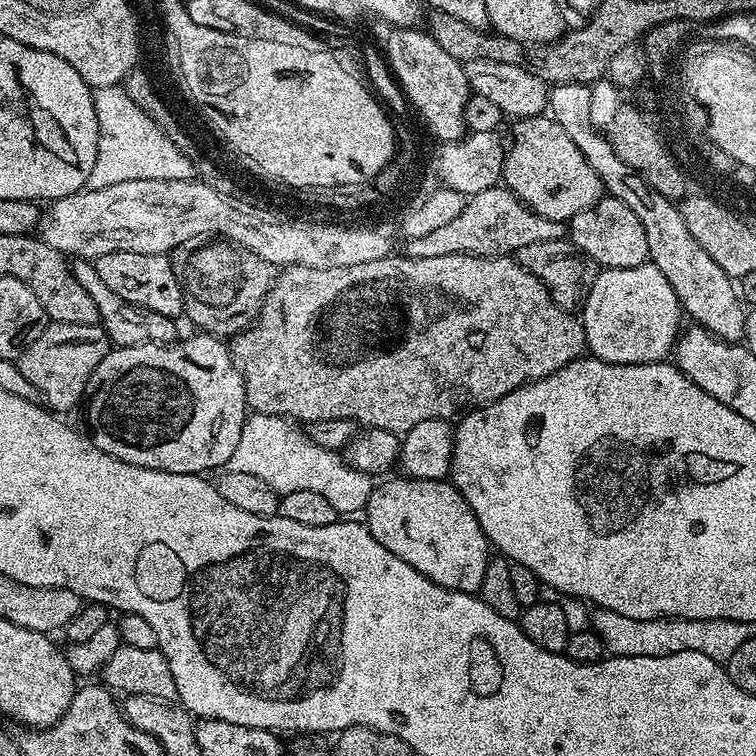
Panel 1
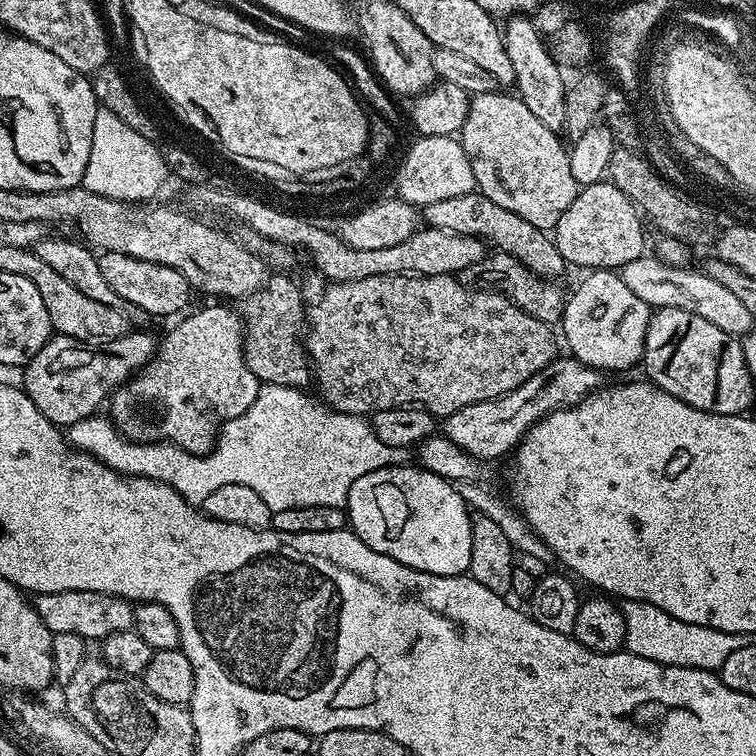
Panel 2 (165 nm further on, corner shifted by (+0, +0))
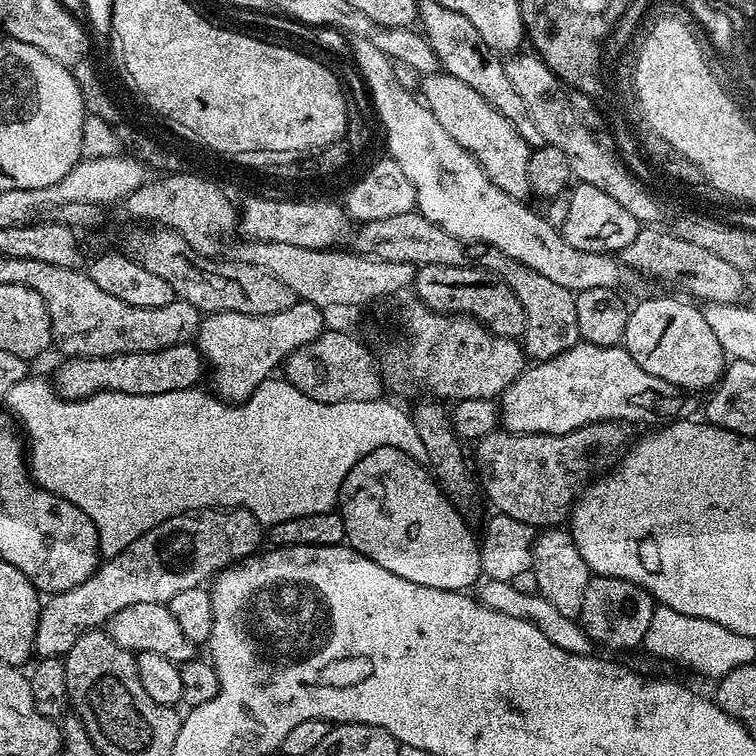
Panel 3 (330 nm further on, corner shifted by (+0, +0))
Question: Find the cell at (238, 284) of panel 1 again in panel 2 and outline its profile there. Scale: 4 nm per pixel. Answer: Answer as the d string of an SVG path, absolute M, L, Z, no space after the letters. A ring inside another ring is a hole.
M288 274L269 275L266 286L259 288L254 294L245 296L238 311L244 321L244 357L246 366L250 366L250 374L254 374L261 384L277 384L301 390L307 389L314 380L310 367L305 341L302 333L306 328L306 303L300 297L300 288L288 277Z

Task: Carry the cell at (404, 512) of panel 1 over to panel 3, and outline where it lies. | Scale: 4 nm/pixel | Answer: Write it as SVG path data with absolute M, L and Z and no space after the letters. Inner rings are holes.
M379 448L366 454L366 458L358 461L350 474L346 474L340 495L347 543L354 551L378 562L382 570L390 570L390 574L398 574L398 578L406 578L406 582L418 582L418 586L451 592L471 589L471 584L475 585L481 579L480 544L476 536L472 537L464 521L467 519L451 499L444 495L431 471L414 458L402 454L402 450Z

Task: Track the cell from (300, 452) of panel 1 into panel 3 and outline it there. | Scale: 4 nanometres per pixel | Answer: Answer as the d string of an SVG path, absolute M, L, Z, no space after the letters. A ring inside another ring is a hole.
M29 374L25 376L18 386L10 386L6 397L8 403L7 411L18 421L19 427L24 427L23 435L26 437L26 456L30 461L30 471L32 478L39 488L45 488L50 494L62 497L66 502L78 506L90 522L94 522L96 533L100 539L100 555L107 558L117 556L130 542L142 538L154 526L166 522L166 518L174 518L183 512L199 512L201 508L244 508L258 522L265 526L271 526L278 522L286 522L286 518L302 518L302 514L322 514L331 512L337 507L341 499L340 487L350 474L350 470L366 454L370 454L379 448L397 448L402 450L410 458L414 458L418 463L427 465L426 446L422 443L422 437L418 435L418 430L414 430L414 422L407 411L403 412L396 404L391 404L387 398L371 400L370 402L334 402L333 404L323 404L314 402L314 398L306 398L302 390L298 390L293 384L289 384L283 378L269 378L263 380L254 390L250 399L244 400L240 404L234 404L226 400L221 400L219 396L211 391L200 392L199 387L178 390L170 394L122 394L121 392L99 392L93 396L87 396L81 400L68 400L56 391L51 379L43 380L40 376Z

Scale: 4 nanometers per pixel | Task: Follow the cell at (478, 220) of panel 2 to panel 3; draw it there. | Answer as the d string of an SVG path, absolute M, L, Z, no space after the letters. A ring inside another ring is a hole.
M418 210L406 214L393 214L391 218L366 220L359 227L354 248L362 256L372 256L375 260L386 262L406 262L417 266L429 264L485 268L486 271L499 276L502 282L506 282L506 286L510 286L518 302L522 302L522 310L526 314L522 347L533 361L550 360L581 343L578 330L577 293L566 290L566 286L558 286L551 278L538 274L538 270L530 270L530 266L522 266L518 258L510 258L510 254L502 254L502 250L489 244L470 244L467 240L454 238L454 234L446 234L442 226L430 222L430 218L426 218Z

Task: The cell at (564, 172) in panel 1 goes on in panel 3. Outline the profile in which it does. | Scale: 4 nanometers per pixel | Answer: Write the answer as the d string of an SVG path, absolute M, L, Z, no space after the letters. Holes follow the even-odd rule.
M437 70L421 79L418 92L434 118L438 118L438 126L442 126L442 130L462 146L462 150L479 162L498 190L506 190L506 194L515 200L524 200L529 195L528 167L533 149L520 137L518 130L514 130L514 126L506 122L506 118L502 118L502 114L498 114L482 94L478 94L478 90L466 86L466 82L446 71Z

